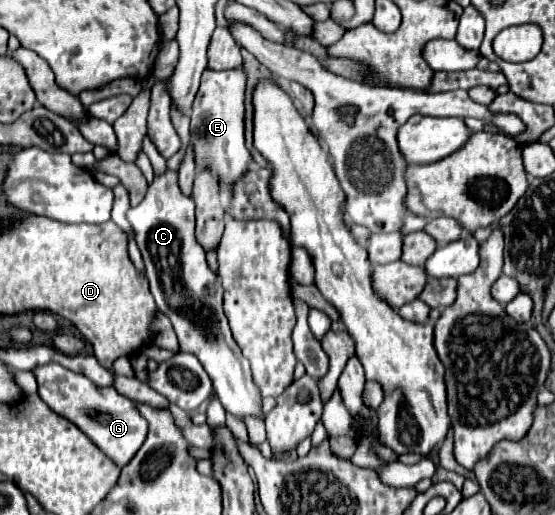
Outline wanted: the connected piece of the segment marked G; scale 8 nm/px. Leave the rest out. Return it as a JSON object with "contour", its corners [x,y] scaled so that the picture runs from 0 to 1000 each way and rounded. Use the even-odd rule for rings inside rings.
{"contour":[[[105,705],[76,709],[61,720],[68,740],[68,767],[72,775],[105,806],[130,817],[177,872],[198,887],[209,903],[223,907],[245,876],[256,868],[267,845],[267,817],[252,806],[249,790],[209,763],[202,751],[177,751],[159,732],[123,720]]]}

